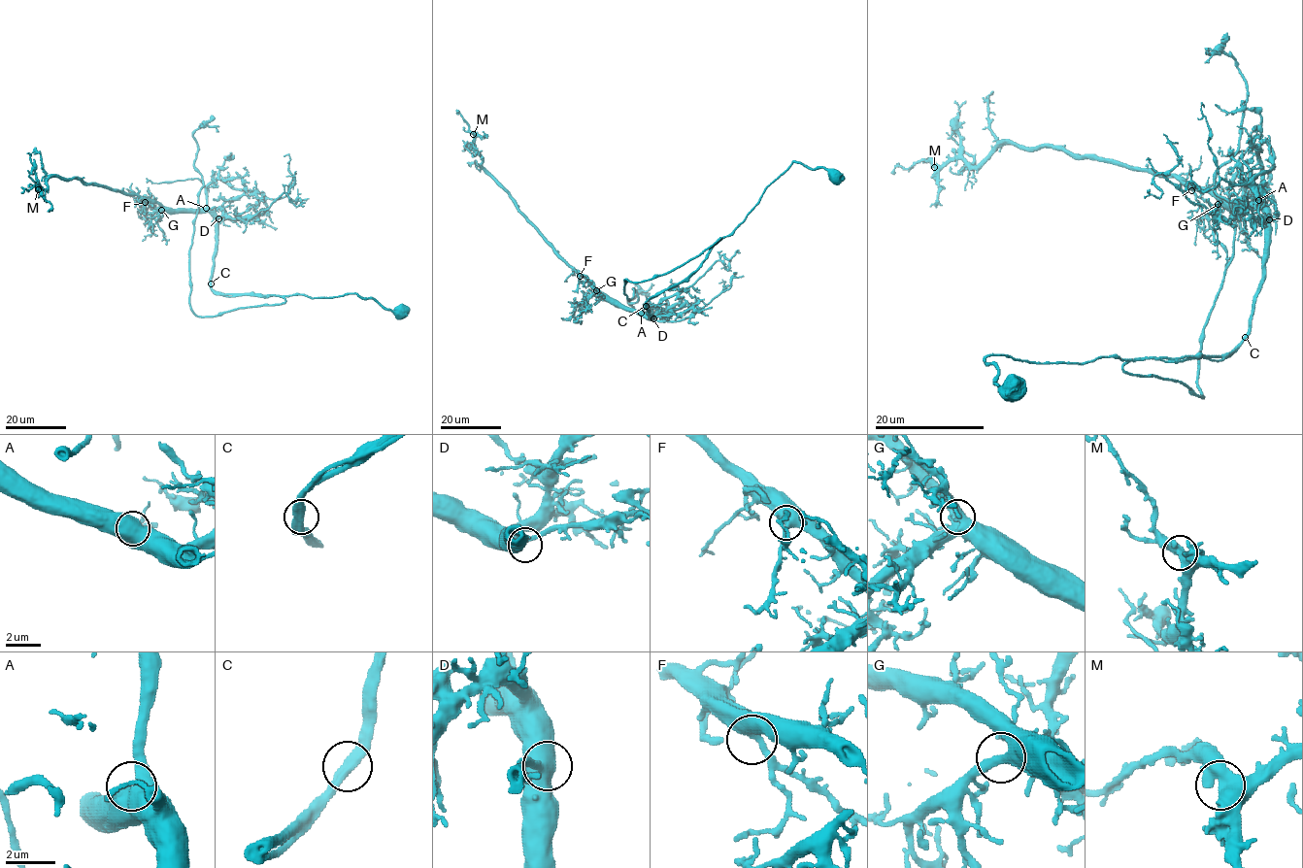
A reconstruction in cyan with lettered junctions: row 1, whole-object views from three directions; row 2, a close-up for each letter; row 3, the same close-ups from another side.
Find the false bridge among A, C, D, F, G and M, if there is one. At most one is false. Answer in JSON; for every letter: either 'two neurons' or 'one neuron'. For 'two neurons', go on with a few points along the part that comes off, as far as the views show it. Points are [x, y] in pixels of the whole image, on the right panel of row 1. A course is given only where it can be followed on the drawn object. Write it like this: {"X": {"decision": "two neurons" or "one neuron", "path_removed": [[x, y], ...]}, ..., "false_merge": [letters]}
{"A": {"decision": "one neuron"}, "C": {"decision": "one neuron"}, "D": {"decision": "one neuron"}, "F": {"decision": "one neuron"}, "G": {"decision": "one neuron"}, "M": {"decision": "one neuron"}, "false_merge": []}

